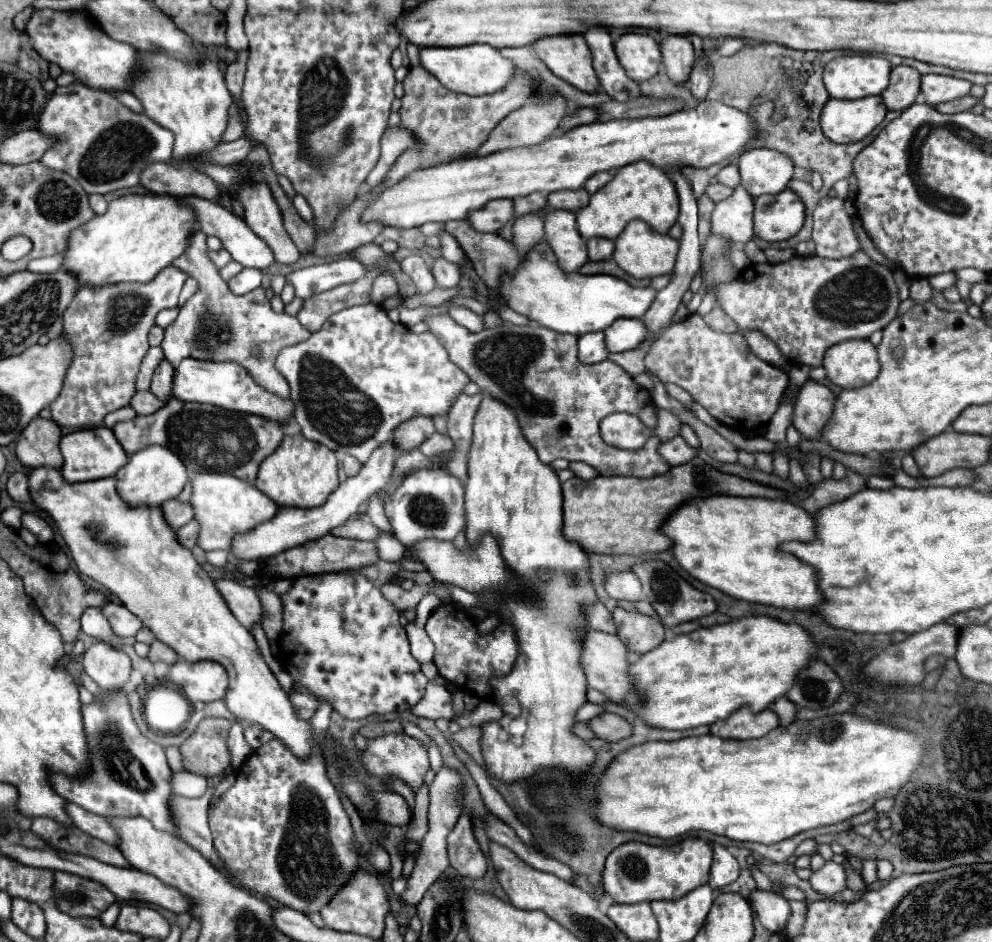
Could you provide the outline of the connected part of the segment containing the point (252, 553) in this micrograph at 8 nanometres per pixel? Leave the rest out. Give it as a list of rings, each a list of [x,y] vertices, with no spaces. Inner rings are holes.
[[[386,442],[380,448],[376,448],[376,452],[372,452],[370,460],[362,466],[360,474],[354,478],[348,478],[344,484],[340,484],[326,500],[326,504],[318,506],[318,508],[310,508],[310,510],[302,510],[302,508],[280,508],[276,512],[274,518],[258,524],[256,528],[242,532],[238,536],[232,538],[232,548],[230,552],[240,558],[240,560],[262,560],[262,558],[270,558],[276,556],[288,548],[300,546],[304,542],[316,540],[324,534],[330,534],[332,528],[344,524],[344,520],[356,516],[360,512],[360,508],[368,502],[368,498],[372,494],[378,494],[380,490],[388,488],[390,482],[390,474],[394,470],[394,460],[396,460],[398,448],[394,448],[394,442]]]

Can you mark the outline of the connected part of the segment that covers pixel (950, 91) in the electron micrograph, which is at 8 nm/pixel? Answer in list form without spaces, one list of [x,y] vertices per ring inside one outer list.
[[[938,74],[922,76],[922,94],[926,96],[926,102],[932,106],[962,98],[970,92],[970,88],[972,88],[970,82],[952,76],[938,76]]]

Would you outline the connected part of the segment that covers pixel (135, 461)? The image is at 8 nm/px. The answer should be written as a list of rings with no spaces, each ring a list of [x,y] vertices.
[[[148,446],[130,456],[128,464],[116,472],[116,480],[116,490],[130,508],[138,508],[142,504],[160,506],[162,502],[176,498],[182,492],[184,484],[188,482],[188,470],[184,468],[182,460],[178,460],[178,456],[174,456],[166,448]]]

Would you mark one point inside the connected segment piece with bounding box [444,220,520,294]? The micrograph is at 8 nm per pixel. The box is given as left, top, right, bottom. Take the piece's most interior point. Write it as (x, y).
(491, 255)

